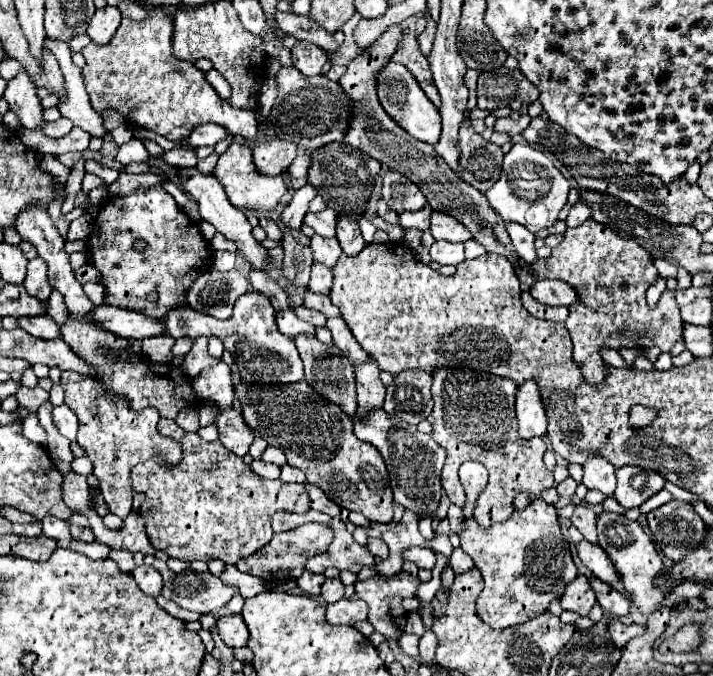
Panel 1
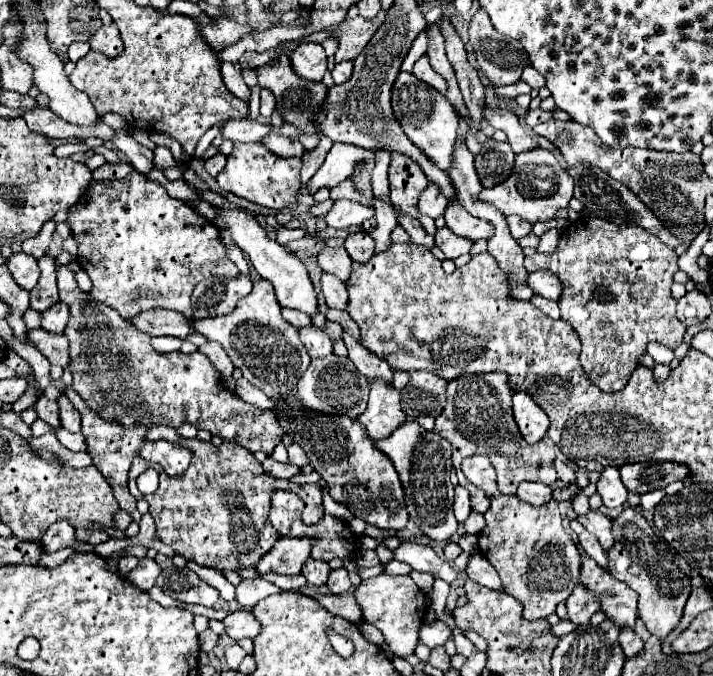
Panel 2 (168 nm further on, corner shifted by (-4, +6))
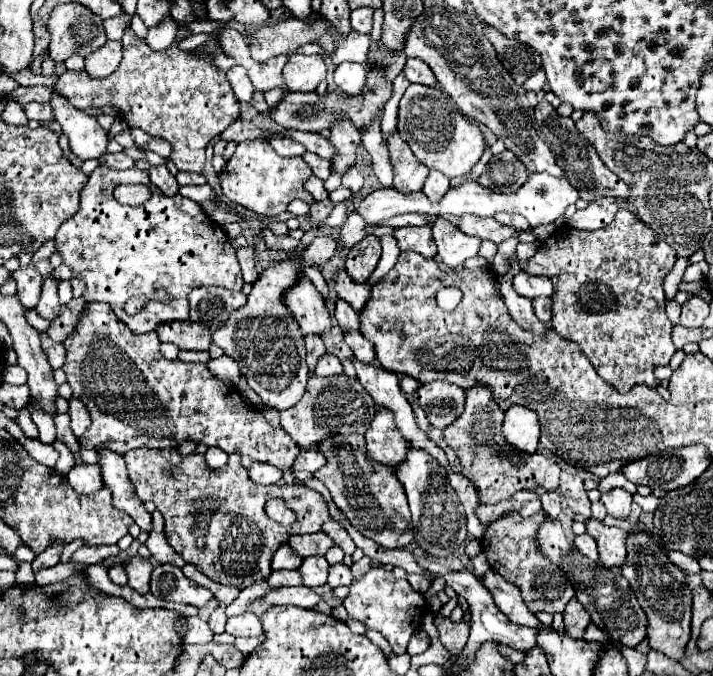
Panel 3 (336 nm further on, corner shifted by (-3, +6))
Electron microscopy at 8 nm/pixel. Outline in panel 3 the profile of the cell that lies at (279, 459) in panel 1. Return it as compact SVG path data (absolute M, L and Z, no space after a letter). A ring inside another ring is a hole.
M310 449L310 451L304 451L304 453L300 453L300 455L296 457L292 469L314 473L314 471L318 471L318 469L324 467L324 465L326 465L326 457L324 457L322 453L318 453L318 451L312 451L312 449Z

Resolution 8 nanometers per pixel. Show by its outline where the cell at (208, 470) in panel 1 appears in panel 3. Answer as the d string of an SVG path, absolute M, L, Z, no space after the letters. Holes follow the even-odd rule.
M132 449L132 453L124 455L126 467L128 467L128 475L130 481L136 487L136 493L142 501L152 501L156 505L156 509L164 515L164 531L168 537L168 543L172 545L172 549L186 561L192 563L198 571L202 571L206 577L210 577L216 583L222 585L230 585L230 587L238 587L238 589L246 589L254 583L266 581L268 575L272 573L270 561L274 551L288 541L290 535L304 535L304 533L316 533L320 531L320 525L330 519L328 515L328 505L324 501L324 497L314 491L308 489L302 484L284 485L256 485L250 481L248 471L240 465L240 457L230 455L228 465L220 471L210 471L206 467L204 455L192 453L188 457L182 457L178 451L160 451L156 453L154 449ZM268 499L284 499L286 505L296 513L296 521L290 527L284 527L276 521L270 521L270 517L264 511L264 505Z

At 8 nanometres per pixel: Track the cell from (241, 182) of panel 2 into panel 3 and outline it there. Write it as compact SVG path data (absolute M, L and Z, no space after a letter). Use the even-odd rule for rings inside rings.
M256 139L238 145L236 153L220 173L220 183L230 203L238 203L264 217L276 217L286 211L292 199L300 199L308 205L314 203L314 197L304 189L304 183L310 179L310 175L312 169L302 157L280 157L268 141Z

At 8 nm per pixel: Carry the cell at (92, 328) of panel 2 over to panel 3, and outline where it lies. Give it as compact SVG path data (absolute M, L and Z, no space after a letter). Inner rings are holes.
M104 303L88 305L84 317L80 319L80 325L76 327L76 333L64 341L64 347L66 361L62 369L68 377L74 397L80 399L92 415L92 427L80 437L80 445L86 449L110 449L118 455L124 455L126 451L138 447L158 451L178 449L184 441L192 439L194 443L204 443L206 447L220 447L228 455L248 455L252 461L274 465L280 471L292 467L294 459L300 453L298 445L292 441L292 437L288 437L284 429L272 429L256 407L252 409L252 405L246 403L234 387L216 379L208 367L184 365L178 359L164 359L156 331L144 333L142 337L128 333L128 327Z

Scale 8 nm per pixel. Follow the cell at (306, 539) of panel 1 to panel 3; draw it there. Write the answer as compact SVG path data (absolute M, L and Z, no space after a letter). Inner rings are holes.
M284 543L272 559L272 569L280 571L280 569L298 569L302 563L302 557L296 557L296 553L292 553L292 549Z

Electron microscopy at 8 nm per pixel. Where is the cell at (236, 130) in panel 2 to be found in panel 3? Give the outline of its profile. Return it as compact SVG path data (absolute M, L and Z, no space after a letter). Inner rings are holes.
M282 131L280 135L284 137L292 137L298 143L302 143L310 153L316 153L328 161L332 161L332 157L336 155L336 149L330 145L328 139L324 139L320 133L304 133L304 131Z

